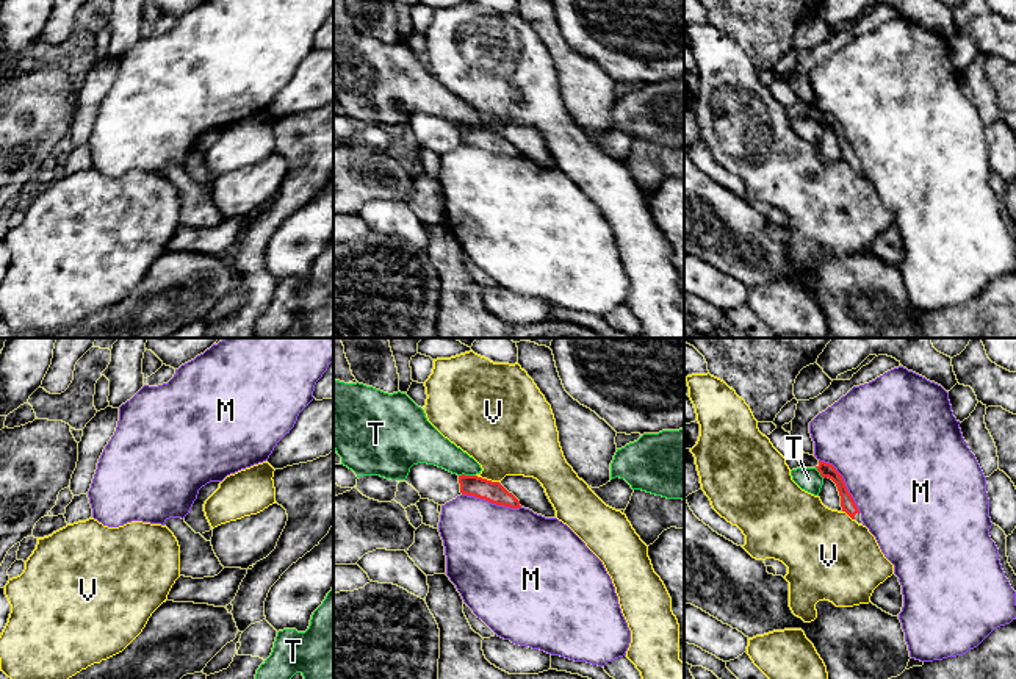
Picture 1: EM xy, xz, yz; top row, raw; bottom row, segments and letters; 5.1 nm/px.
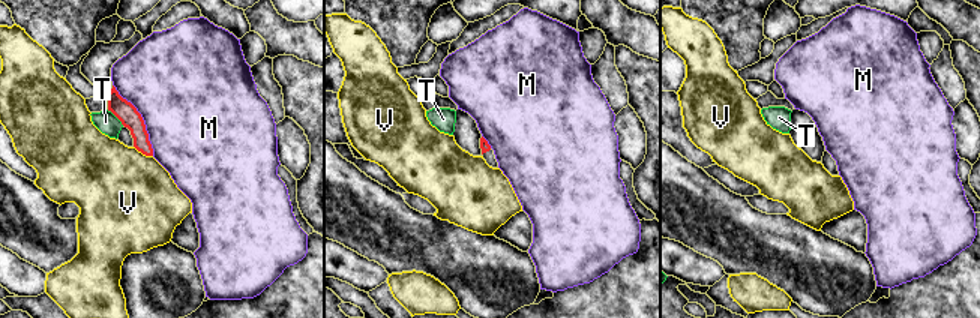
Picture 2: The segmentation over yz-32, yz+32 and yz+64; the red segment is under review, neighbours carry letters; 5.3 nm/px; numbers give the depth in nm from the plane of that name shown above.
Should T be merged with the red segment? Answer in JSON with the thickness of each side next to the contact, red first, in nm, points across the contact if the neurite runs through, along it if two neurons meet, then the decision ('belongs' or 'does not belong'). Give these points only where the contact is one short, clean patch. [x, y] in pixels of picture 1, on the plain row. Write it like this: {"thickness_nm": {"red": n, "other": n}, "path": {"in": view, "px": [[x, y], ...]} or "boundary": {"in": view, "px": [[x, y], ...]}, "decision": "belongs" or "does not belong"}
{"thickness_nm": {"red": 110, "other": 180}, "boundary": {"in": "xz", "px": [[475, 124], [459, 125]]}, "decision": "does not belong"}

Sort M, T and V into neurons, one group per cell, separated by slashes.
M / T / V

